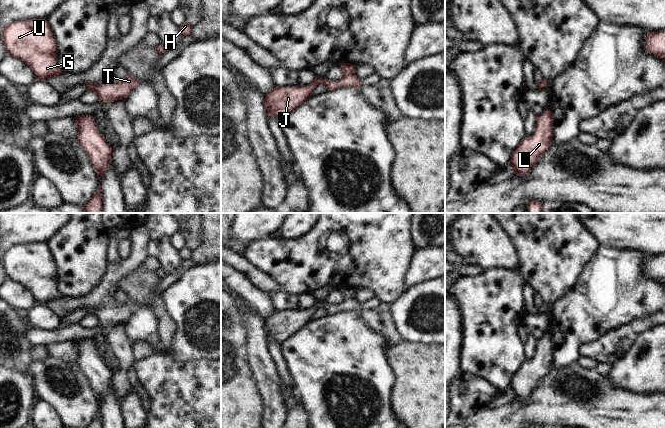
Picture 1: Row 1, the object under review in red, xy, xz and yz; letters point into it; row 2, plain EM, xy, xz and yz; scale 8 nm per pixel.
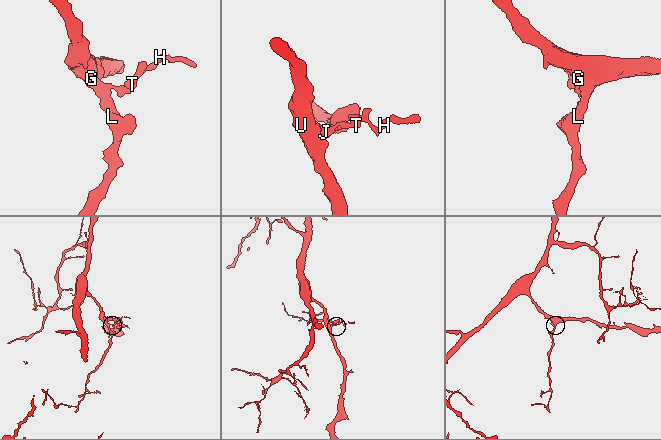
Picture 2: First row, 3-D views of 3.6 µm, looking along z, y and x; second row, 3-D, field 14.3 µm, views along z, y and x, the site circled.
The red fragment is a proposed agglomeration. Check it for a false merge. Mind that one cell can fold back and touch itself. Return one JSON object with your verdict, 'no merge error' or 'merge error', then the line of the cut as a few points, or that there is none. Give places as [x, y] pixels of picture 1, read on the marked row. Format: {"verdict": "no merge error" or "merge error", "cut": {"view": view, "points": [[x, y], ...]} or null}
{"verdict": "no merge error", "cut": null}

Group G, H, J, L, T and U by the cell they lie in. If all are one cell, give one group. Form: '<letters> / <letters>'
G H J L T U

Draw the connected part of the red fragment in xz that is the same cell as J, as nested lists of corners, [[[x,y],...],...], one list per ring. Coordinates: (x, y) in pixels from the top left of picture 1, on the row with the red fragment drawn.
[[[352,63],[338,64],[342,70],[342,77],[337,82],[327,81],[315,77],[311,84],[288,87],[275,87],[263,98],[267,109],[267,116],[274,116],[282,120],[290,112],[298,108],[310,96],[312,90],[319,84],[325,84],[328,91],[339,87],[362,87],[361,80],[355,75],[355,65]]]

